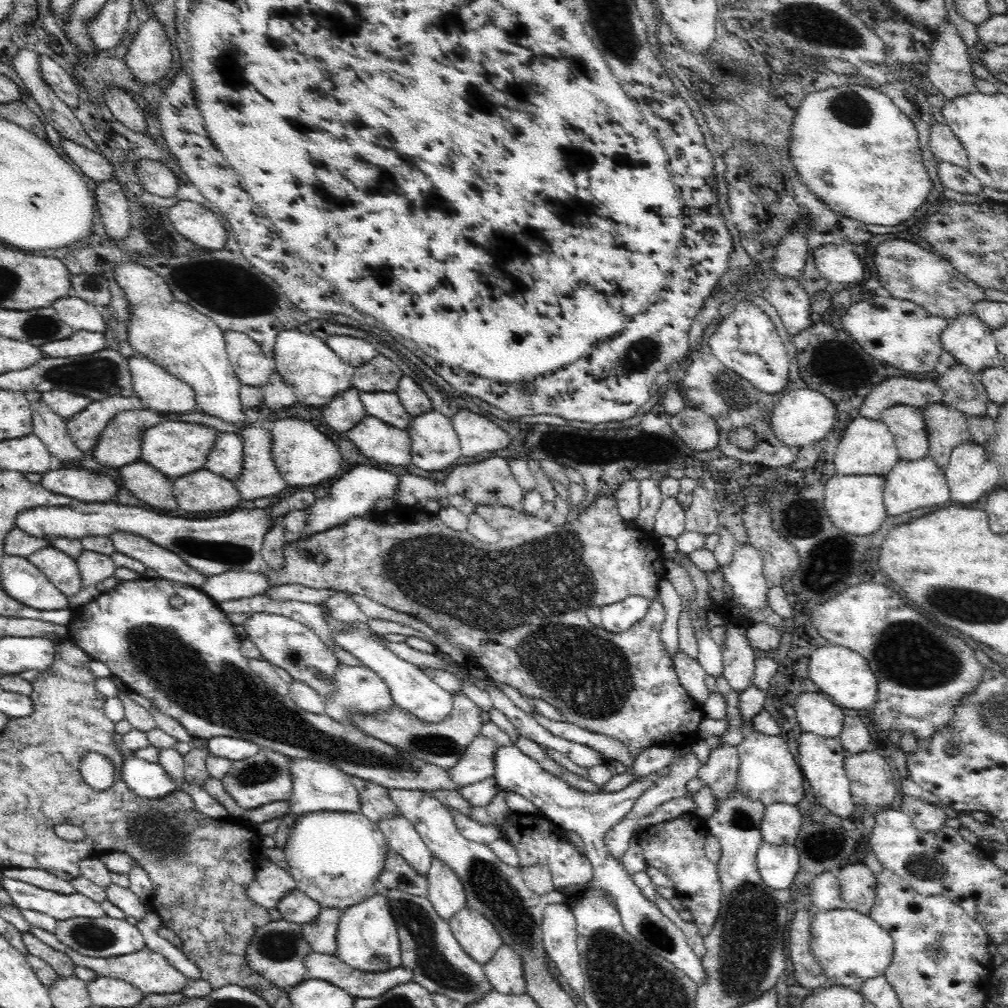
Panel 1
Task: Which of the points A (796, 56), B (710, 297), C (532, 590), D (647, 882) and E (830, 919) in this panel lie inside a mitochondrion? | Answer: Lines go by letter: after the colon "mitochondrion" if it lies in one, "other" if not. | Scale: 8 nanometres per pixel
A: other
B: other
C: mitochondrion
D: other
E: other

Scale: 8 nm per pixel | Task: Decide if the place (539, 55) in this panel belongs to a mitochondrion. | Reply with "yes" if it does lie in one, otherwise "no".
no

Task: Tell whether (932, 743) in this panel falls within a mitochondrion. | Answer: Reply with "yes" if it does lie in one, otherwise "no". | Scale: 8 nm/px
no

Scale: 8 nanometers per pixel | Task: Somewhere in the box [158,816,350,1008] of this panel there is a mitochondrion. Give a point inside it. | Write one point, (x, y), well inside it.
(278, 945)

